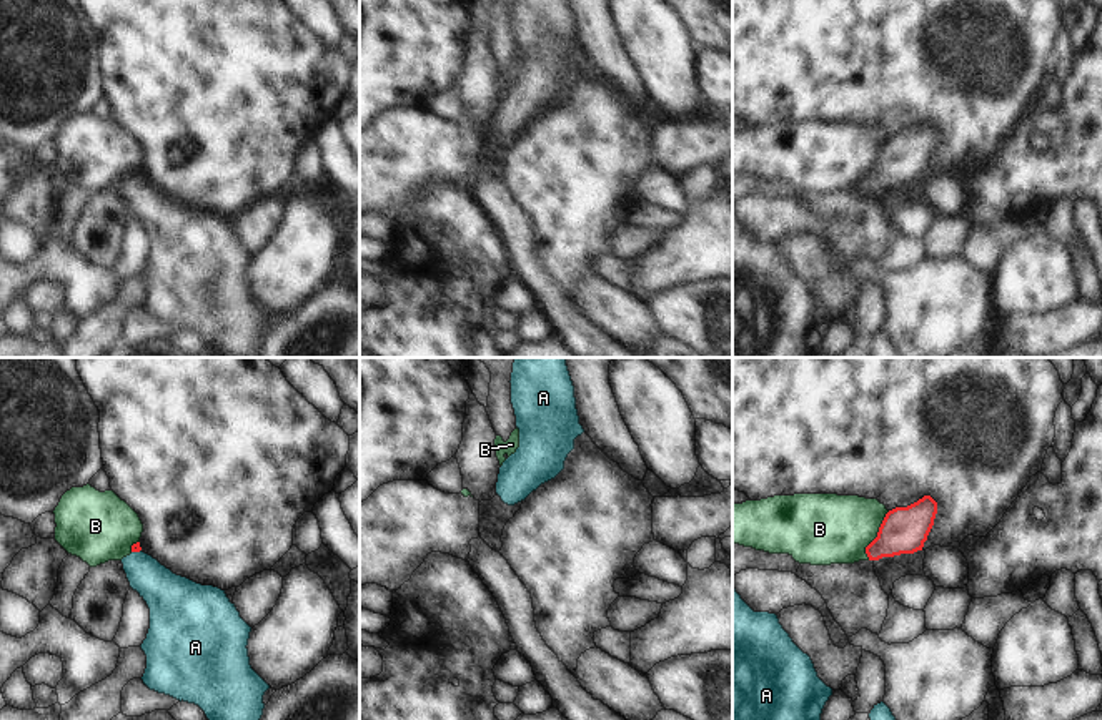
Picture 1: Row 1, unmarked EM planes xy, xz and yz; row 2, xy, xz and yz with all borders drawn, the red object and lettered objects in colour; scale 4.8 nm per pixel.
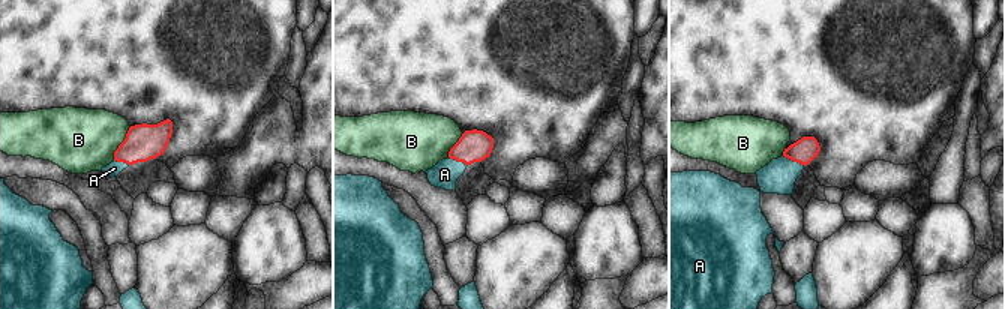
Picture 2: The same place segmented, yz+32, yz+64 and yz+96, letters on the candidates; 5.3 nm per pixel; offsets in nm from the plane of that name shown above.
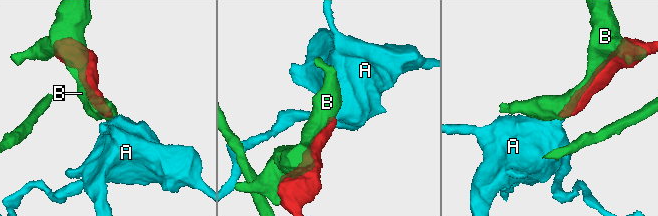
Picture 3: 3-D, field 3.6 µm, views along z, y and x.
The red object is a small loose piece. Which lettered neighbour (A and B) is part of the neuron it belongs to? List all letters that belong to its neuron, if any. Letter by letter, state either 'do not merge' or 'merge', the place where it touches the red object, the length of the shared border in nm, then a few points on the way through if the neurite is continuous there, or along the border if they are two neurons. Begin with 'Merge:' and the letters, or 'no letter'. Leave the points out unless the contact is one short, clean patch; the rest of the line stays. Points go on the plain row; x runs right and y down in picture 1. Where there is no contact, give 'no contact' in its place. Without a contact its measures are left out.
Merge: A
A: merge; contact xy (135, 178); length 50 nm; way xy (135, 175), (135, 178), (137, 192), (165, 220)
B: do not merge; contact yz (878, 163); length 260 nm

